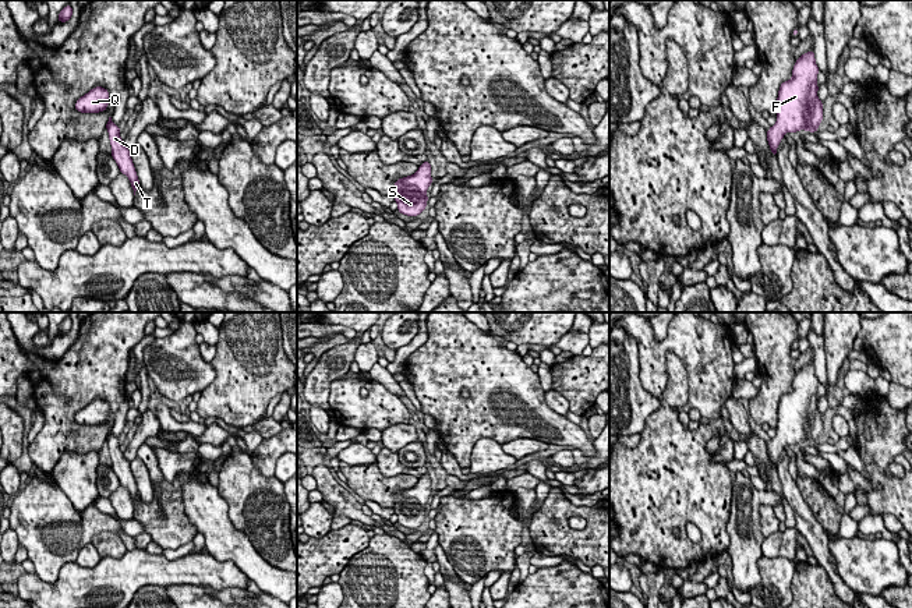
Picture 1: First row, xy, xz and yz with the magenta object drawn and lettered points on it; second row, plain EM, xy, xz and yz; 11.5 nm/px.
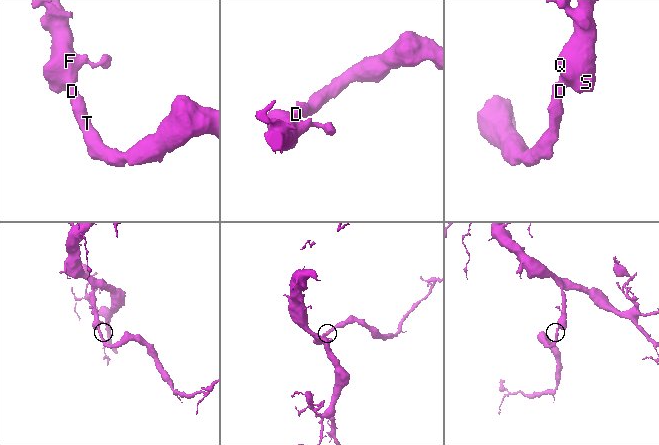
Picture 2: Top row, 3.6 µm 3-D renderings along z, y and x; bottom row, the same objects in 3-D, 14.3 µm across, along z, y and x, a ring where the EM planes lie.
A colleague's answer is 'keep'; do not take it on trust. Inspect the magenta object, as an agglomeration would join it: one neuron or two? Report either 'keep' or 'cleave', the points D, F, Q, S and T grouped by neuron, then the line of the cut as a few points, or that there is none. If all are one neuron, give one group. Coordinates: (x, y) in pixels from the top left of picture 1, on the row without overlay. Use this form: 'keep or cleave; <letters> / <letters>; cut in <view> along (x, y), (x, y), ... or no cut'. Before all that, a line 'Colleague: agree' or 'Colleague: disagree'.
Colleague: agree
keep; D F Q S T; no cut

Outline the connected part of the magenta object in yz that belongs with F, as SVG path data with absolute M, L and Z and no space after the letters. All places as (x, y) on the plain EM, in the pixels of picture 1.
M814 363L802 367L792 382L792 390L781 396L777 410L777 434L767 442L771 466L786 445L799 442L816 445L823 432L823 414L817 409L819 379Z

